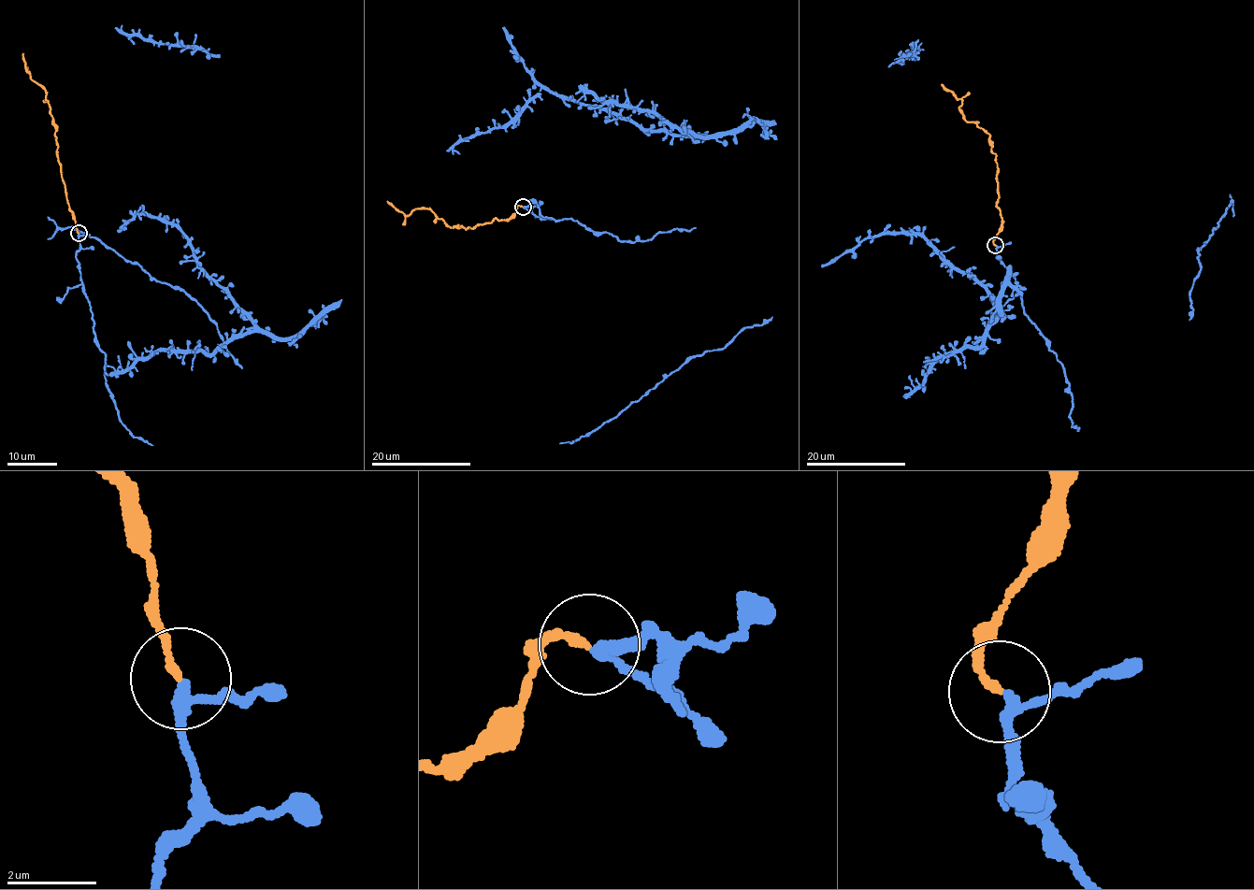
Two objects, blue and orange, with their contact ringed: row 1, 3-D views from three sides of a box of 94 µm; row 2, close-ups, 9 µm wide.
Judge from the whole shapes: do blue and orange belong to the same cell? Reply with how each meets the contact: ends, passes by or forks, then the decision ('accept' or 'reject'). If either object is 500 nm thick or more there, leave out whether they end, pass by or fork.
blue passes by; orange ends; accept

